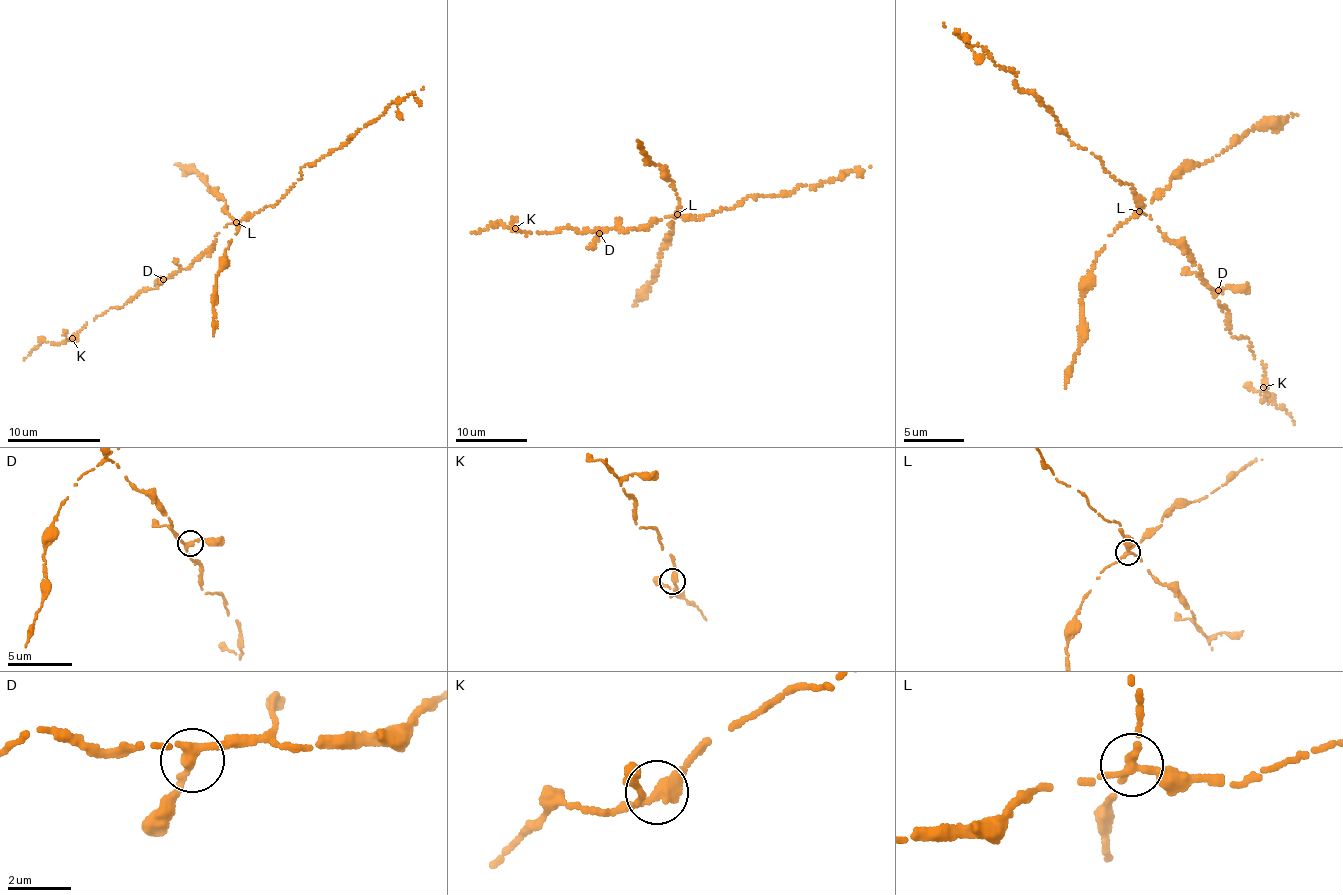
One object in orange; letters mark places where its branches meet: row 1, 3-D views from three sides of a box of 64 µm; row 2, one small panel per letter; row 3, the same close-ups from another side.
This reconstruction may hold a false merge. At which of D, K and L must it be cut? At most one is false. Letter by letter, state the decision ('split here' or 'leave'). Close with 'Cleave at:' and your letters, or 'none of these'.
D: leave
K: leave
L: split here
Cleave at: L

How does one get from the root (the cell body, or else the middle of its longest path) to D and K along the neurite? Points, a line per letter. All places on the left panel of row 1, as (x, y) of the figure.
D: (234, 223), (228, 224), (211, 249), (195, 258), (192, 264), (163, 279)
K: (234, 223), (192, 264), (154, 289), (141, 290), (123, 307), (111, 307), (87, 322), (72, 338)

